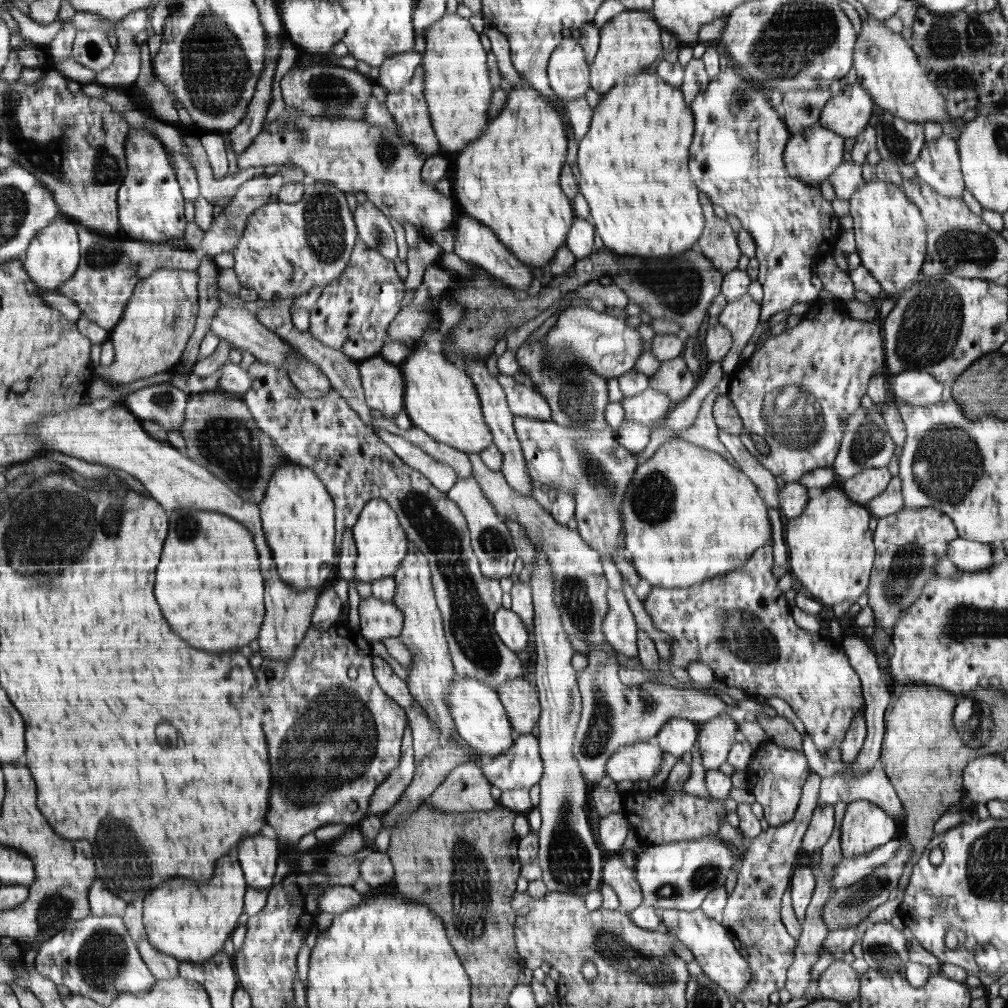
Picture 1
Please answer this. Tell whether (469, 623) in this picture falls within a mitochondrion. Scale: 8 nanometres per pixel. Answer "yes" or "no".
yes

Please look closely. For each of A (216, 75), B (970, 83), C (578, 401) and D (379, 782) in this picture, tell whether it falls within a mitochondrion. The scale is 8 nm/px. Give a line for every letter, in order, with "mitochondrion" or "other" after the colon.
A: mitochondrion
B: other
C: mitochondrion
D: other

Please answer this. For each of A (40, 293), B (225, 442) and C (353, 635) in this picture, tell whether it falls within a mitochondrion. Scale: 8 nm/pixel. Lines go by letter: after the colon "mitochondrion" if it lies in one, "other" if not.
A: other
B: mitochondrion
C: other

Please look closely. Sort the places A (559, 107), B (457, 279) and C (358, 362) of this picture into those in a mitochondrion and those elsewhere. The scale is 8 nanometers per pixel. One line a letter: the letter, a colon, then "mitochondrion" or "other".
A: other
B: other
C: other

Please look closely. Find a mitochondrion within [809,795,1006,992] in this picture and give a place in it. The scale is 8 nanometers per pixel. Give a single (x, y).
(848, 902)

